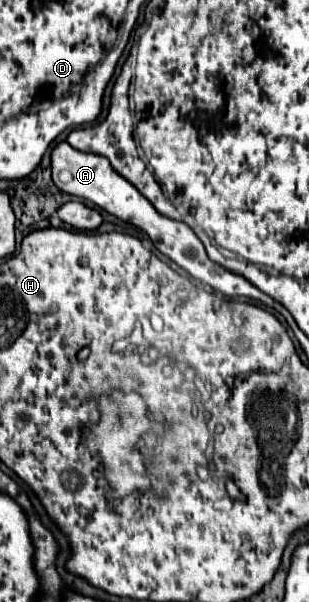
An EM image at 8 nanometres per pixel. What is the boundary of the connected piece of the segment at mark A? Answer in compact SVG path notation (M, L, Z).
M62 140L52 150L52 178L54 178L54 184L62 192L72 194L72 196L80 196L80 198L100 206L108 214L112 214L112 216L116 216L116 218L120 218L124 222L130 222L130 224L142 228L150 236L154 246L164 256L168 256L174 264L184 268L198 282L214 288L216 292L222 292L228 298L246 296L246 298L260 300L262 304L274 308L274 300L270 296L266 296L262 290L258 290L254 284L244 280L240 274L234 274L228 268L212 262L208 258L208 254L206 254L204 244L200 242L200 238L192 232L192 228L188 224L178 222L178 220L170 220L170 218L162 216L158 210L154 210L154 206L128 180L124 180L118 172L114 172L110 168L110 162L106 158L74 150L66 140Z

